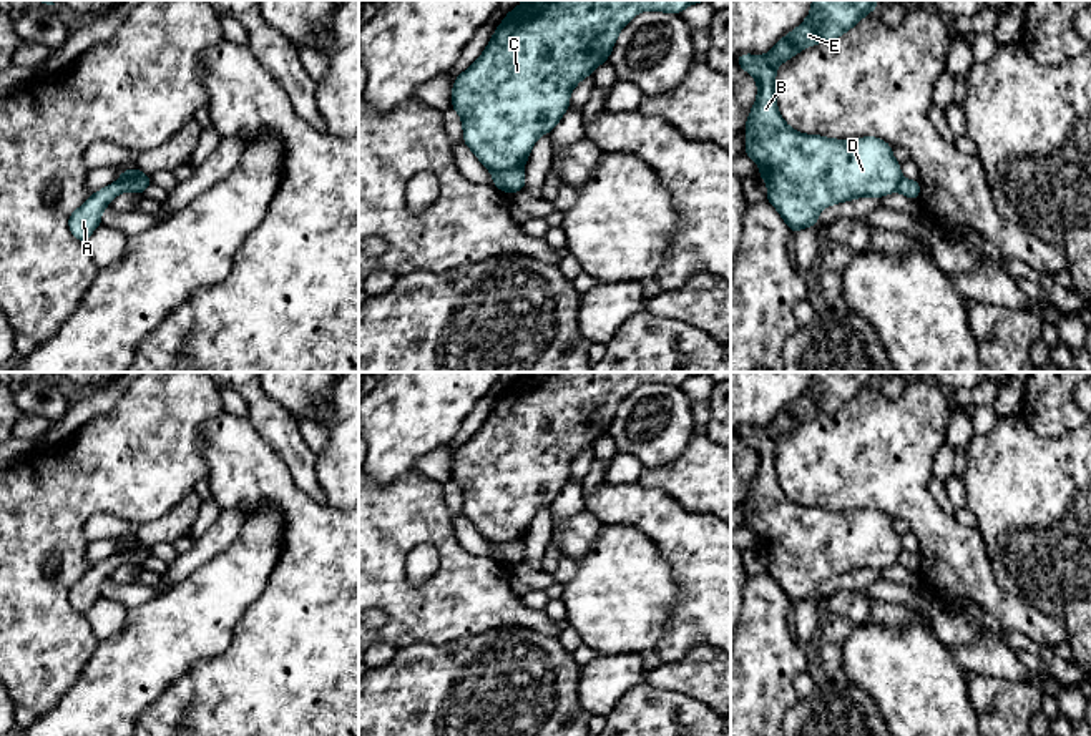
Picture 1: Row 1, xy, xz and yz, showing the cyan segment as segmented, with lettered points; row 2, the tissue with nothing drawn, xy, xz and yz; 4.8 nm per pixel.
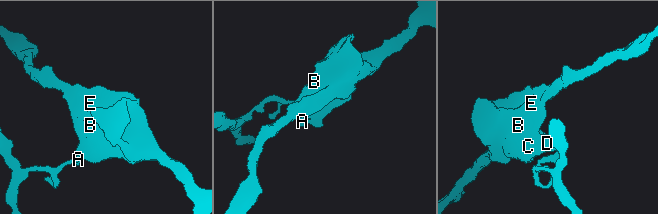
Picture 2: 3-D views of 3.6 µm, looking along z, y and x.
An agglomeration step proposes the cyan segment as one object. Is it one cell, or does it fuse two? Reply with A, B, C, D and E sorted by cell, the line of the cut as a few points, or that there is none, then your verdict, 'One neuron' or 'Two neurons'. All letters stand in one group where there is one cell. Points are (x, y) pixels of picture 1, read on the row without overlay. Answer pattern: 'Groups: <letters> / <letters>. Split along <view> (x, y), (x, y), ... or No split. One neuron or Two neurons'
Groups: A / B C D E. Split along xz (522, 539), (490, 542). Two neurons

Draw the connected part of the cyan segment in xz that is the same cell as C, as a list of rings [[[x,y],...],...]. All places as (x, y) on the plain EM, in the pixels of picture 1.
[[[523,372],[516,380],[505,387],[505,392],[497,399],[490,415],[478,429],[478,432],[460,445],[455,450],[452,460],[452,480],[460,487],[463,498],[463,513],[473,523],[473,527],[480,532],[480,535],[488,542],[513,542],[523,540],[533,517],[543,505],[551,505],[551,502],[558,497],[561,488],[570,480],[570,467],[573,460],[588,447],[609,430],[609,425],[616,415],[616,410],[621,400],[633,392],[639,384],[666,384],[666,385],[681,385],[692,375],[709,374],[709,372]]]

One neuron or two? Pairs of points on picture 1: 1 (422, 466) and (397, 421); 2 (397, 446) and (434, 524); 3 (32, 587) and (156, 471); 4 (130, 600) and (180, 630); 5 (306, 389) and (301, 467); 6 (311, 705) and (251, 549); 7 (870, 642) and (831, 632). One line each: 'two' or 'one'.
1: two
2: two
3: one
4: two
5: two
6: two
7: two

